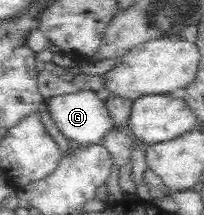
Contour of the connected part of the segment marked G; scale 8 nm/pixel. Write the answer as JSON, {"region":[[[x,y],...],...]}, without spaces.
{"region":[[[81,90],[52,96],[45,103],[58,130],[66,138],[74,140],[80,145],[101,143],[103,136],[115,127],[109,110],[106,108],[105,99],[95,90]]]}

